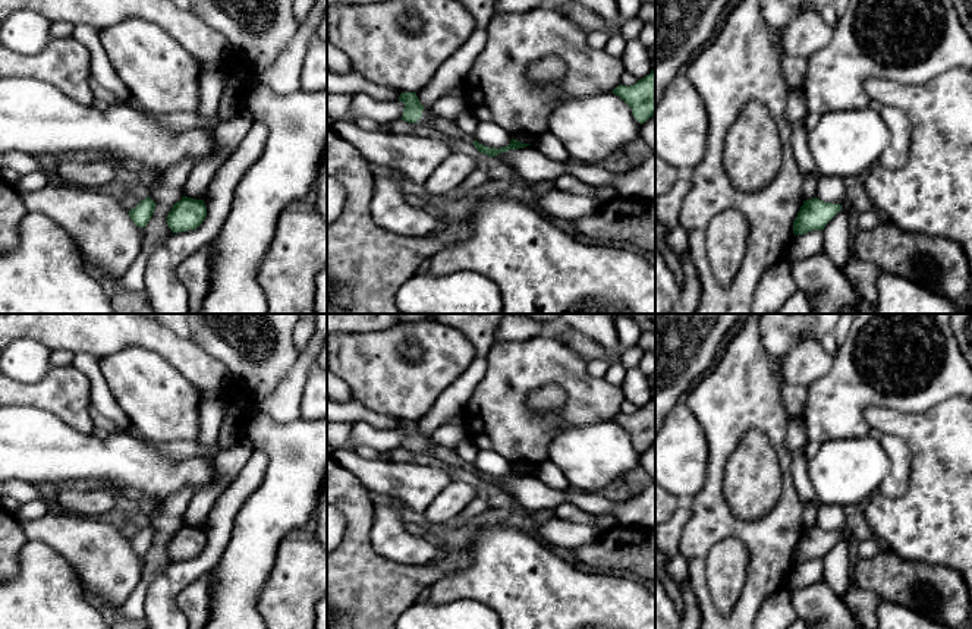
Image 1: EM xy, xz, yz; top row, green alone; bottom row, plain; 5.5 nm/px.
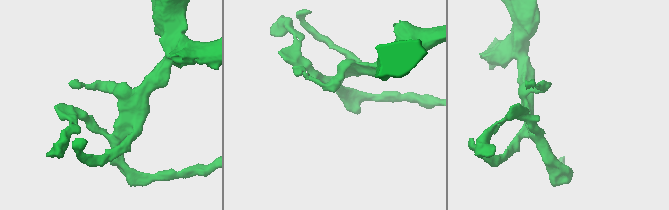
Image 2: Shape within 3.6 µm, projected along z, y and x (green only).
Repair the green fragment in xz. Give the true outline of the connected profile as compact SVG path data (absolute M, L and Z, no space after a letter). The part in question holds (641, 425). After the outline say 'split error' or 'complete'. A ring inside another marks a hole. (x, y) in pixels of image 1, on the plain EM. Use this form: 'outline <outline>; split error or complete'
outline M655 399L639 408L635 413L619 413L613 419L630 437L633 446L642 453L655 443Z; complete

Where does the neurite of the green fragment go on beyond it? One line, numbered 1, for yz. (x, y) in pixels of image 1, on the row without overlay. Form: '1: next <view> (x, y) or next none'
1: next none

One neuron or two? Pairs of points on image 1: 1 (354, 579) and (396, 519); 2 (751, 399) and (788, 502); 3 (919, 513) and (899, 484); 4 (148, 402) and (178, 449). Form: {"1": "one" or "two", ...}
{"1": "two", "2": "one", "3": "two", "4": "two"}

